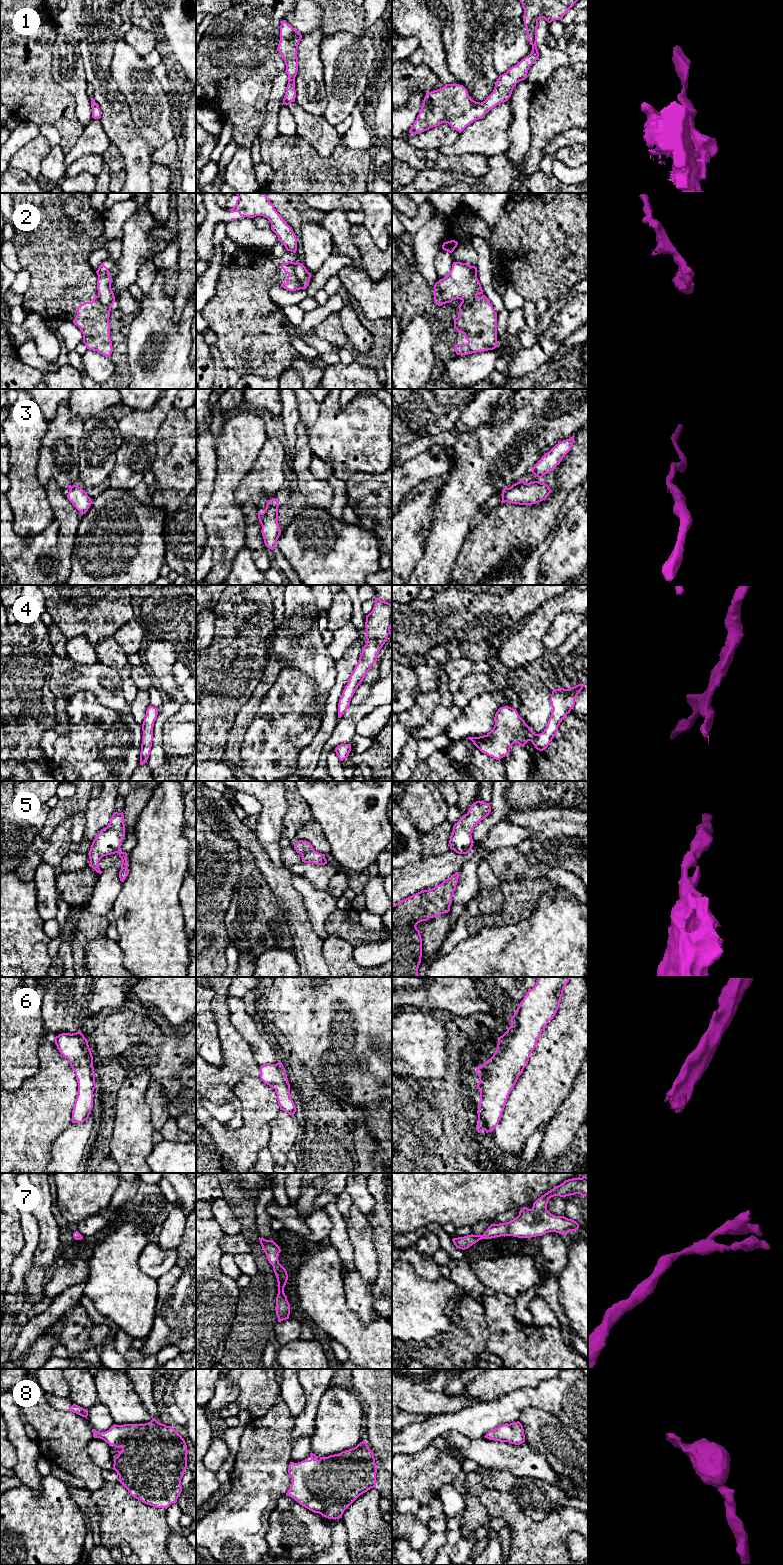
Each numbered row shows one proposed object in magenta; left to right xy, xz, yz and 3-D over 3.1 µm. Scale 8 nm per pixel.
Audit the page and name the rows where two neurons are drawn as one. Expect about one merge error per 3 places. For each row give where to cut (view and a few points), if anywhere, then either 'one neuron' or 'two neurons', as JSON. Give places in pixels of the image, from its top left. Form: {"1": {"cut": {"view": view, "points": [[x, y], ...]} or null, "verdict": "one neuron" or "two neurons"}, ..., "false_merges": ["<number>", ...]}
{"1": {"cut": null, "verdict": "one neuron"}, "2": {"cut": {"view": "xz", "points": [[295, 263], [295, 275], [303, 288]]}, "verdict": "two neurons"}, "3": {"cut": {"view": "xz", "points": [[266, 505], [266, 514], [261, 525]]}, "verdict": "two neurons"}, "4": {"cut": null, "verdict": "one neuron"}, "5": {"cut": null, "verdict": "one neuron"}, "6": {"cut": null, "verdict": "one neuron"}, "7": {"cut": null, "verdict": "one neuron"}, "8": {"cut": null, "verdict": "one neuron"}, "false_merges": ["2", "3"]}

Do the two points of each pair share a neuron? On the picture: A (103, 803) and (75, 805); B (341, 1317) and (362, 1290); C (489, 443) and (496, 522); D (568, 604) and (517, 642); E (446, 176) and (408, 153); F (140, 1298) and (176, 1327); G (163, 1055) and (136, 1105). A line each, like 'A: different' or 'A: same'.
A: different
B: different
C: different
D: same
E: different
F: different
G: different

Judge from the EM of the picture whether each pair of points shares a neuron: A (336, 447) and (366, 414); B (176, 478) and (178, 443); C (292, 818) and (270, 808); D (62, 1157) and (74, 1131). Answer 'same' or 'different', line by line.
A: same
B: same
C: different
D: same

